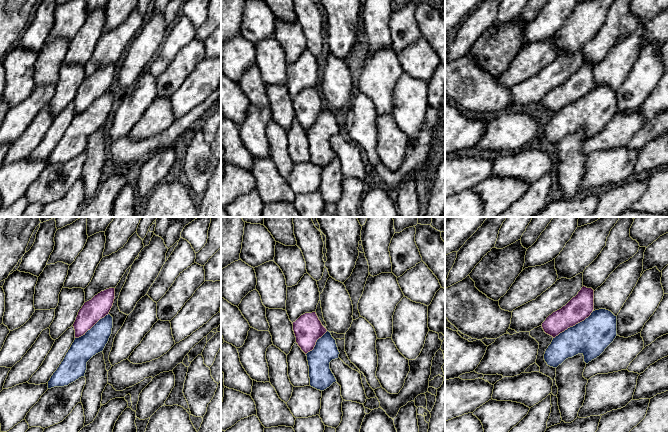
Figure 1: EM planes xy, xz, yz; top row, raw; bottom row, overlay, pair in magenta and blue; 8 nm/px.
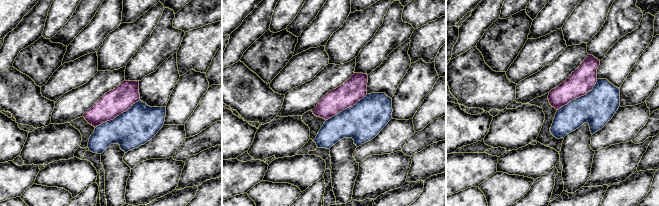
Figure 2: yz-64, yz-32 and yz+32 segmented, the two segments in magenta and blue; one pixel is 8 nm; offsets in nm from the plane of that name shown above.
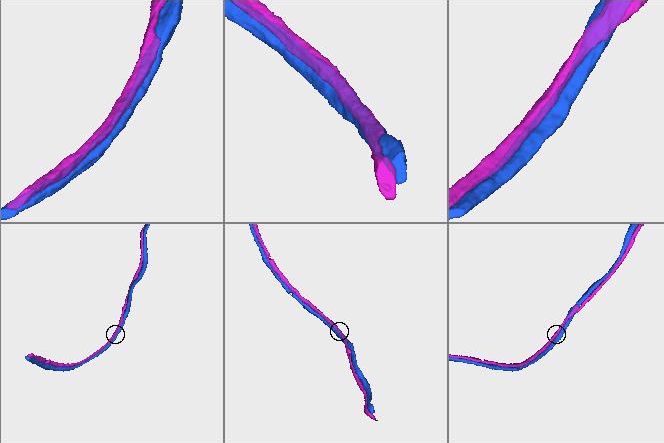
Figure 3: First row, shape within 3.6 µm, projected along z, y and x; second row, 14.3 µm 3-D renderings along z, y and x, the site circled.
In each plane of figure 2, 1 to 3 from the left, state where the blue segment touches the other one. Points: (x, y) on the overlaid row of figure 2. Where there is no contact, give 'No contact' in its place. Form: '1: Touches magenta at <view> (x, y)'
1: Touches magenta at yz-64 (117, 115)
2: Touches magenta at yz-32 (346, 108)
3: Touches magenta at yz+32 (579, 96)

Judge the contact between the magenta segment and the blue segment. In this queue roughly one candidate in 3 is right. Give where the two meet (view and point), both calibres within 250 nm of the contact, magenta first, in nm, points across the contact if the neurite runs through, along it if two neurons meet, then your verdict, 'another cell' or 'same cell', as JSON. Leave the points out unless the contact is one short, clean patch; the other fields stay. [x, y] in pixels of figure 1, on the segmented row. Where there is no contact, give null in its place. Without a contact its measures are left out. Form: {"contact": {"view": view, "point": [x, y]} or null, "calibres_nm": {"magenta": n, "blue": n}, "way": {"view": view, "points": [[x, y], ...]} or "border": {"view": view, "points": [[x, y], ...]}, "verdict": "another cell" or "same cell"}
{"contact": {"view": "yz", "point": [573, 325]}, "calibres_nm": {"magenta": 200, "blue": 300}, "verdict": "another cell"}

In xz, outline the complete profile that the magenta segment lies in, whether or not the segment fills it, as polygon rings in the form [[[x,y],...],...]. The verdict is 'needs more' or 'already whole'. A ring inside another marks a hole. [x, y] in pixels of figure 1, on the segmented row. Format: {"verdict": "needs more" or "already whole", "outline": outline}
{"verdict": "already whole", "outline": [[[316,312],[301,315],[292,324],[296,343],[305,354],[312,351],[317,340],[327,332]]]}

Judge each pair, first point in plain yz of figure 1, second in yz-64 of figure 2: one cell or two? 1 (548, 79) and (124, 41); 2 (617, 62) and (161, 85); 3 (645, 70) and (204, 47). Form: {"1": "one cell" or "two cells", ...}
{"1": "two cells", "2": "one cell", "3": "two cells"}

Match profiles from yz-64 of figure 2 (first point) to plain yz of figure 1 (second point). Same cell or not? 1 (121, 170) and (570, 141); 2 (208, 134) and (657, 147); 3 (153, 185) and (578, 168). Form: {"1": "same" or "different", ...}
{"1": "same", "2": "different", "3": "different"}

